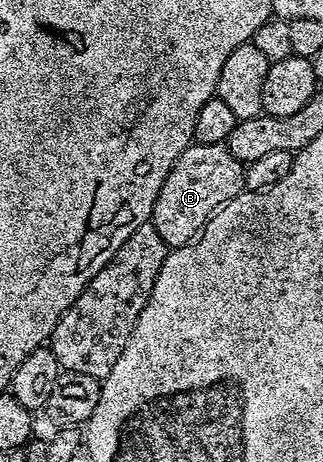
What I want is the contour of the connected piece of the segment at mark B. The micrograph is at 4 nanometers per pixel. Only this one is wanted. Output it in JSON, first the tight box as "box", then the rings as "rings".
{"box":[153,143,246,247],"rings":[[[190,143],[183,153],[171,165],[171,173],[167,173],[167,181],[163,181],[163,189],[159,189],[159,197],[153,206],[153,227],[163,237],[166,247],[183,247],[200,236],[201,230],[209,224],[209,218],[214,215],[227,201],[246,190],[245,167],[235,157],[231,157],[225,143]]]}

